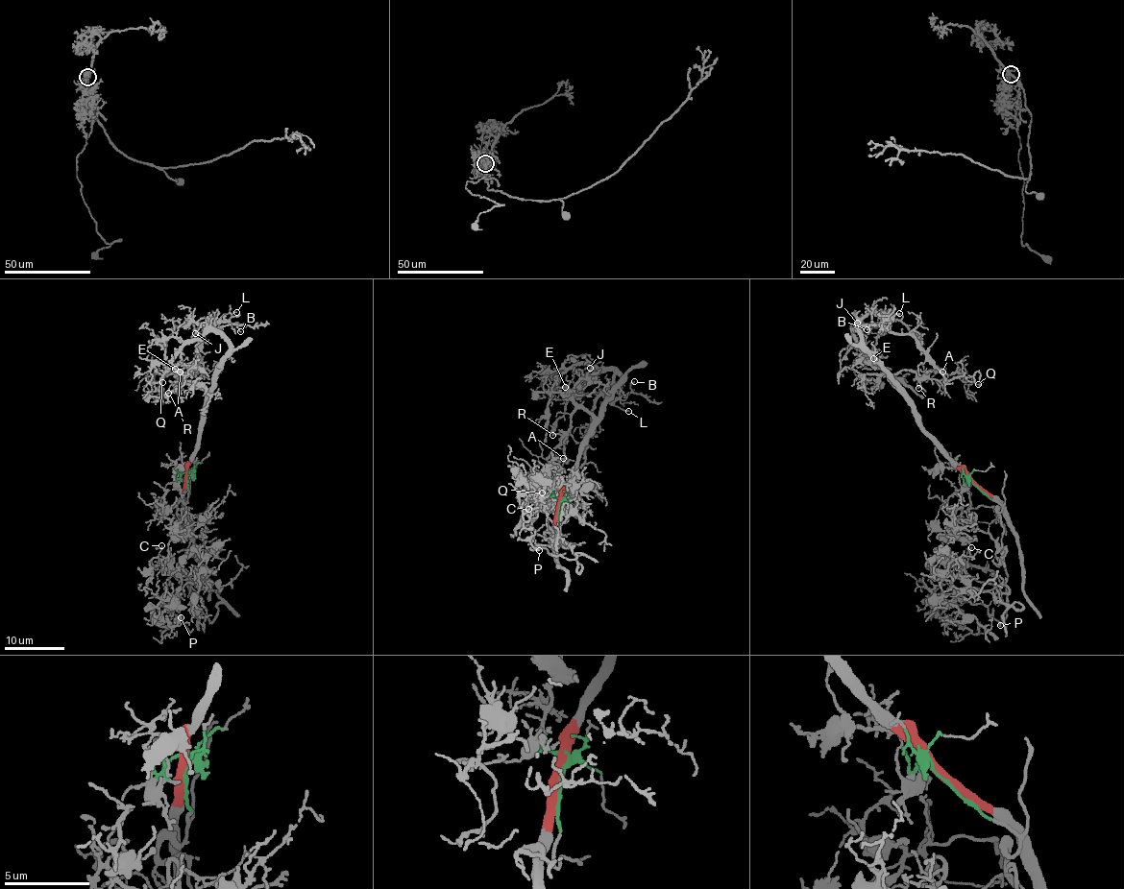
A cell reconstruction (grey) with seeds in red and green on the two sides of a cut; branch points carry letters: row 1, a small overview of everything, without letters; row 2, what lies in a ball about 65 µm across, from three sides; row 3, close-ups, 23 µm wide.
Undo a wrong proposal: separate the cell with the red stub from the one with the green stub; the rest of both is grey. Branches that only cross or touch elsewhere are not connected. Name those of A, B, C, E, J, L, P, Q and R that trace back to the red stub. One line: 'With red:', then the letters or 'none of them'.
With red: A, B, E, J, L, Q, R

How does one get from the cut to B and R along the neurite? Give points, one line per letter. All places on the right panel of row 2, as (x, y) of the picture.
B: (974, 484), (925, 431), (905, 389), (865, 344), (861, 329), (864, 326), (888, 321), (867, 329)
R: (974, 484), (925, 431), (916, 406), (897, 389), (891, 375), (912, 370), (918, 388)

